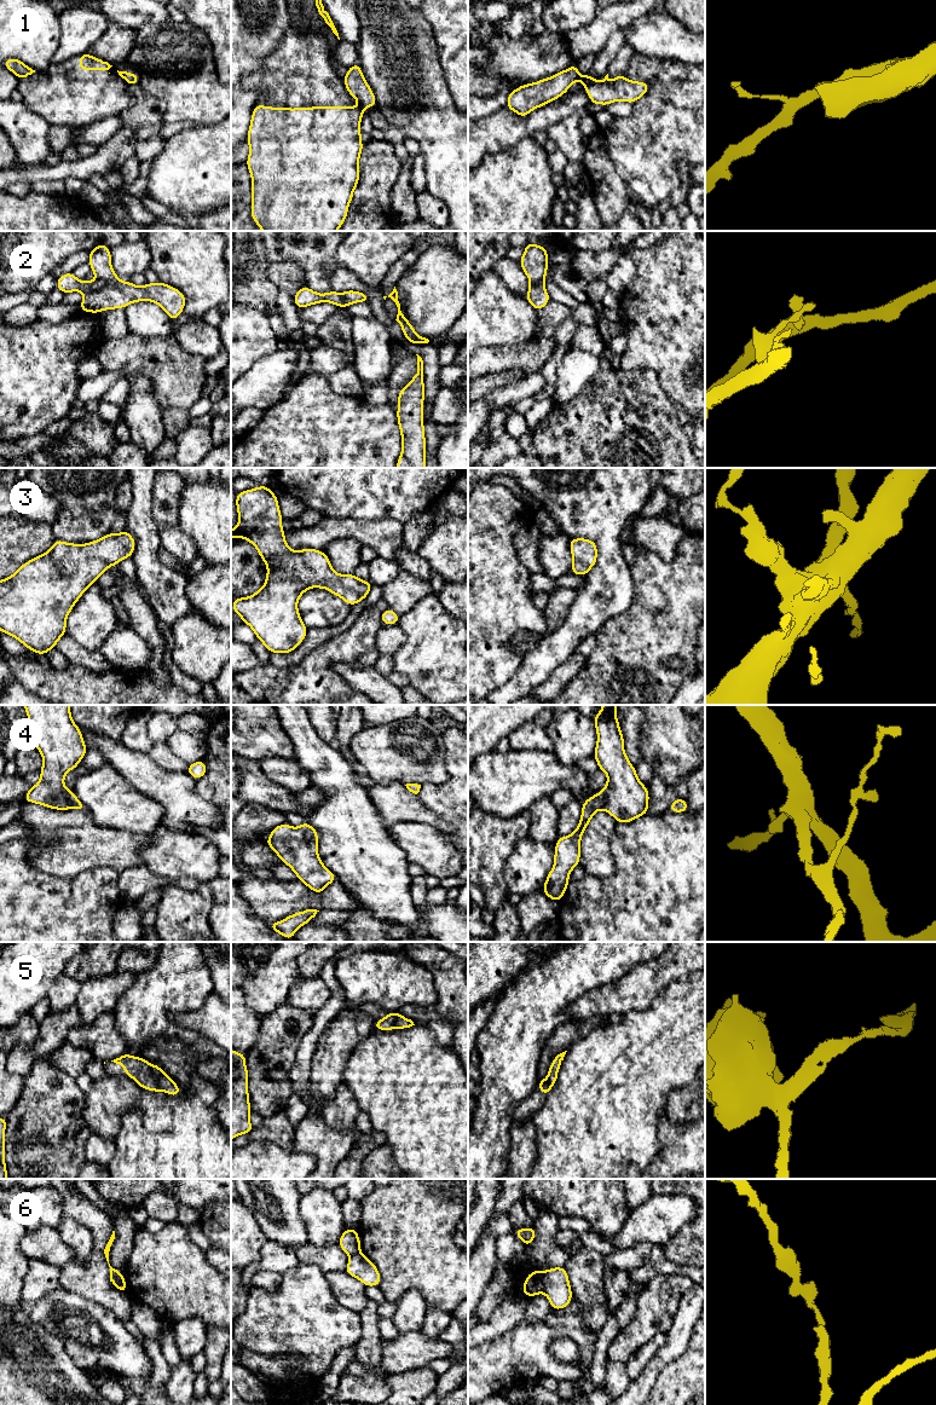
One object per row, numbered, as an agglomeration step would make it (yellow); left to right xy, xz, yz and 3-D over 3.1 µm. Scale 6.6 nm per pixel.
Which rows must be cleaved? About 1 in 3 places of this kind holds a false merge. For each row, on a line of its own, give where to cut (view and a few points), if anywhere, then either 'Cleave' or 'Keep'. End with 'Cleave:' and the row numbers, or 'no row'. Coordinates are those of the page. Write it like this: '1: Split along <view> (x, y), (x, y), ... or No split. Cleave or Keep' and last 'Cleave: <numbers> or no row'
1: Split along xz (360, 105), (363, 108). Cleave
2: Split along xy (107, 282), (103, 288), (86, 295). Cleave
3: No split. Keep
4: No split. Keep
5: No split. Keep
6: Split along yz (543, 1272), (541, 1291). Cleave
Cleave: 1, 2, 6

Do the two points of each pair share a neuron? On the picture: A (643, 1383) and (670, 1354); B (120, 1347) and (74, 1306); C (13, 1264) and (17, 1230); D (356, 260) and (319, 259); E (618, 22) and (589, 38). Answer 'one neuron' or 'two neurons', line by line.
A: one neuron
B: one neuron
C: one neuron
D: two neurons
E: one neuron

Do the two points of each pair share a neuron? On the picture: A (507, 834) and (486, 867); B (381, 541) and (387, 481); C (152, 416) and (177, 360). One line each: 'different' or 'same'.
A: same
B: different
C: different

